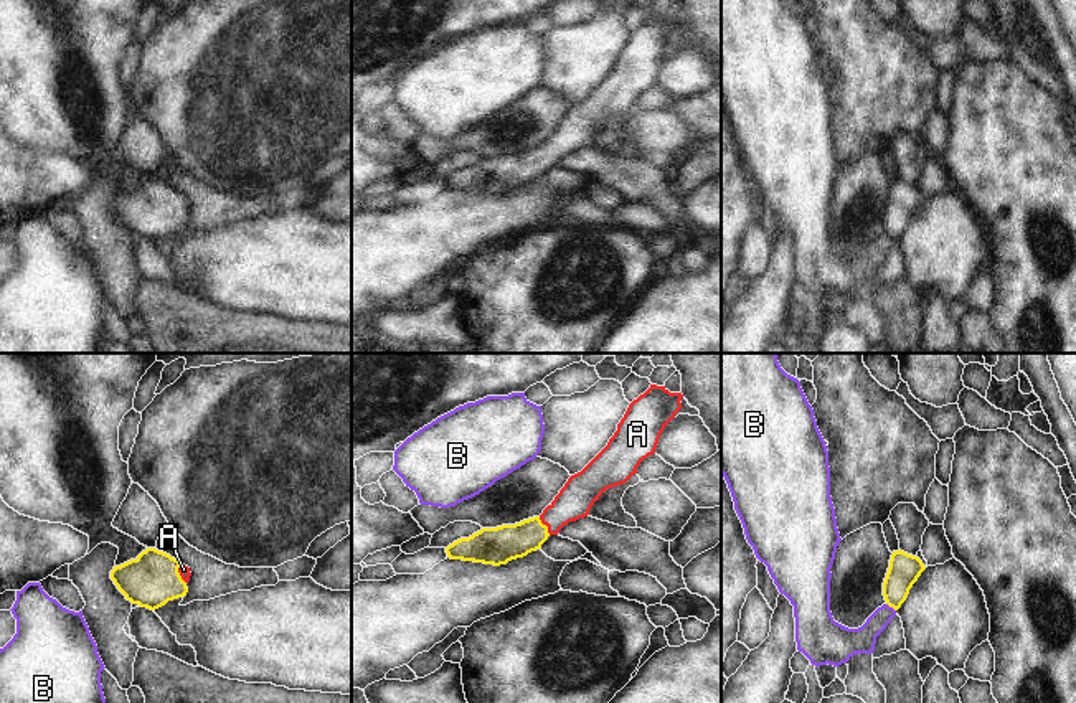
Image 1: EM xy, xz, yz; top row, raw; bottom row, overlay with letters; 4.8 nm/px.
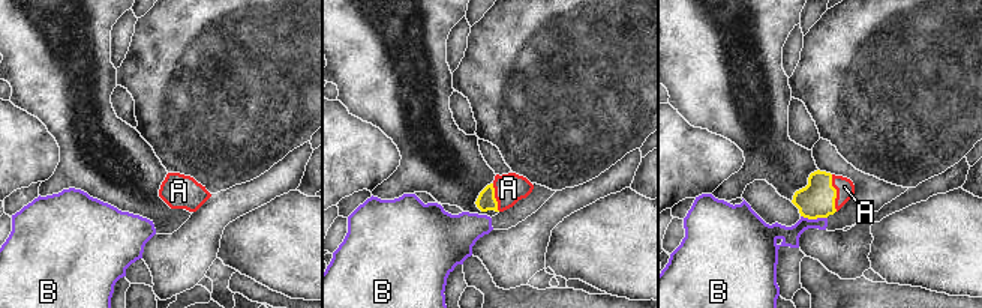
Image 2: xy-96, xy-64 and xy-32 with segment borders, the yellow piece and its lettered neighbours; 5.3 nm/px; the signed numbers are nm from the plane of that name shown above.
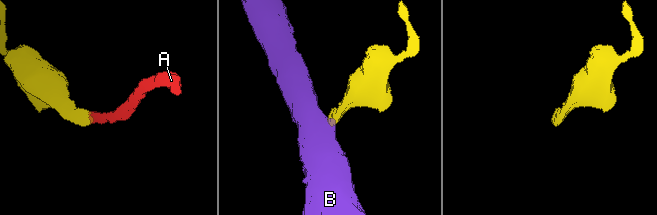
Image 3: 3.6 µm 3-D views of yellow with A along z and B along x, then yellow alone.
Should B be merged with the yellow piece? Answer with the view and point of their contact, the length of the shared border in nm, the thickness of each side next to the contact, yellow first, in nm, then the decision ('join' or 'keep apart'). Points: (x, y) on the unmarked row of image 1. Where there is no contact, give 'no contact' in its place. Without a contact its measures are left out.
yz (891, 236) | 60 nm | 150/130 nm | keep apart

